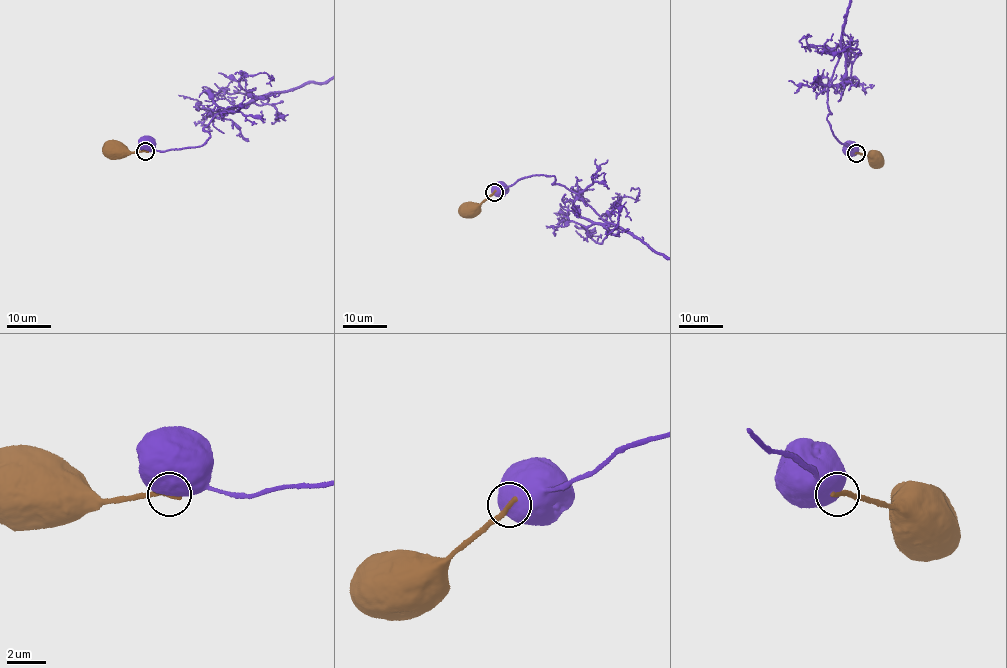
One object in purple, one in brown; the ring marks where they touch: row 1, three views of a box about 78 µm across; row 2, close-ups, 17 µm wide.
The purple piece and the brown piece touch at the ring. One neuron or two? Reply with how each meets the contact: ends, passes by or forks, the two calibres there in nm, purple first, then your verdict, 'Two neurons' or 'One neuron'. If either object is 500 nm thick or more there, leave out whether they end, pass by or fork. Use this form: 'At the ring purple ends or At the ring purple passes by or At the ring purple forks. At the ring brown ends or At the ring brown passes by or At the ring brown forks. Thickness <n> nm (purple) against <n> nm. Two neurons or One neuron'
Thickness 1100 nm (purple) against 260 nm. Two neurons

